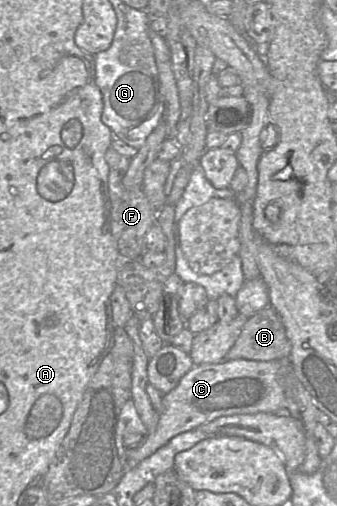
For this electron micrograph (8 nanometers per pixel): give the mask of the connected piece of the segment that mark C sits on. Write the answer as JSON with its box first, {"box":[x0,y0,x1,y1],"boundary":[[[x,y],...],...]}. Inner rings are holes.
{"box":[124,359,286,469],"boundary":[[[247,359],[224,360],[217,364],[194,365],[170,392],[164,394],[156,429],[124,455],[126,469],[138,465],[176,435],[198,428],[222,416],[285,412],[283,376],[286,362]]]}

